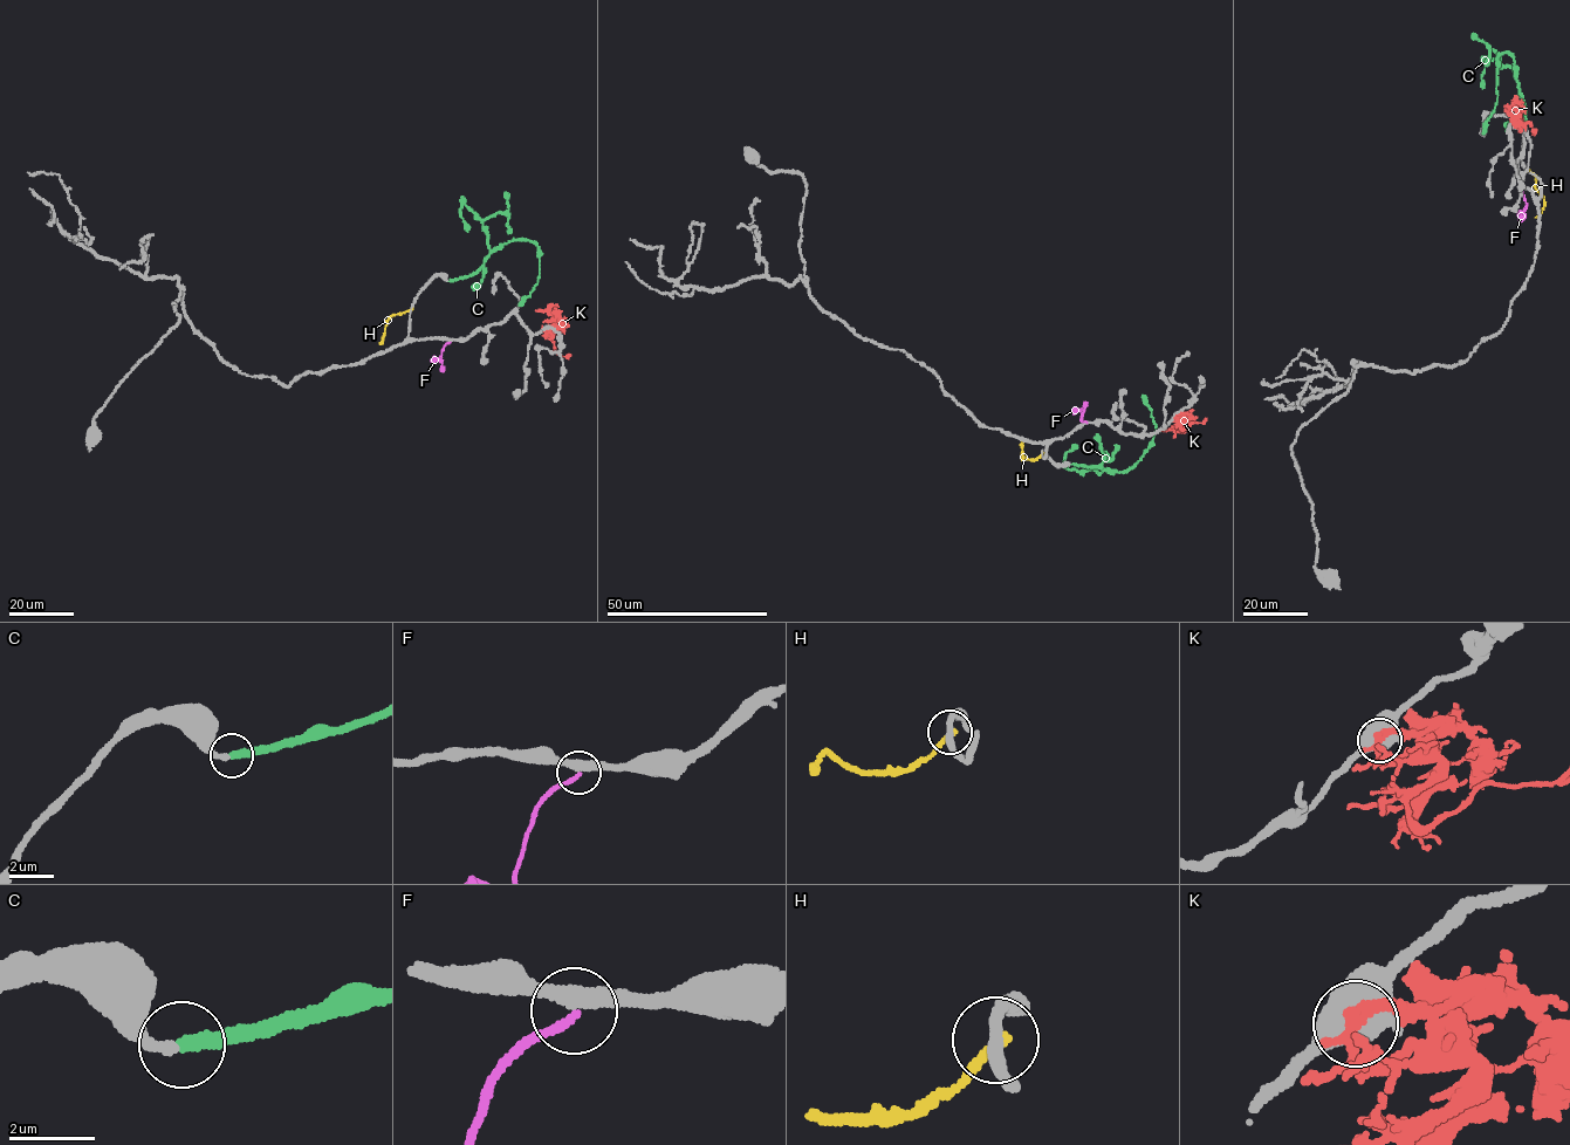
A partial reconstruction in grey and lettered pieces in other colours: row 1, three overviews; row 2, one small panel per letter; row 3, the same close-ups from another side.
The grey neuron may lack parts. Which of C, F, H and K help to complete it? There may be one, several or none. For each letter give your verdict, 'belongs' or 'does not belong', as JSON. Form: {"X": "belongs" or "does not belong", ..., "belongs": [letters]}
{"C": "belongs", "F": "belongs", "H": "does not belong", "K": "does not belong", "belongs": ["C", "F"]}

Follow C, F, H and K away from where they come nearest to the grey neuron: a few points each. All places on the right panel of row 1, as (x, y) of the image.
C: (1524, 124), (1517, 70), (1513, 55), (1507, 52), (1497, 56), (1495, 108), (1482, 134)
F: (1521, 186), (1527, 204), (1520, 213), (1522, 217)
H: (1529, 171), (1535, 176), (1536, 190), (1543, 198), (1543, 210), (1535, 218)
K: (1515, 127), (1508, 108), (1513, 107), (1517, 111), (1516, 107), (1517, 112)

